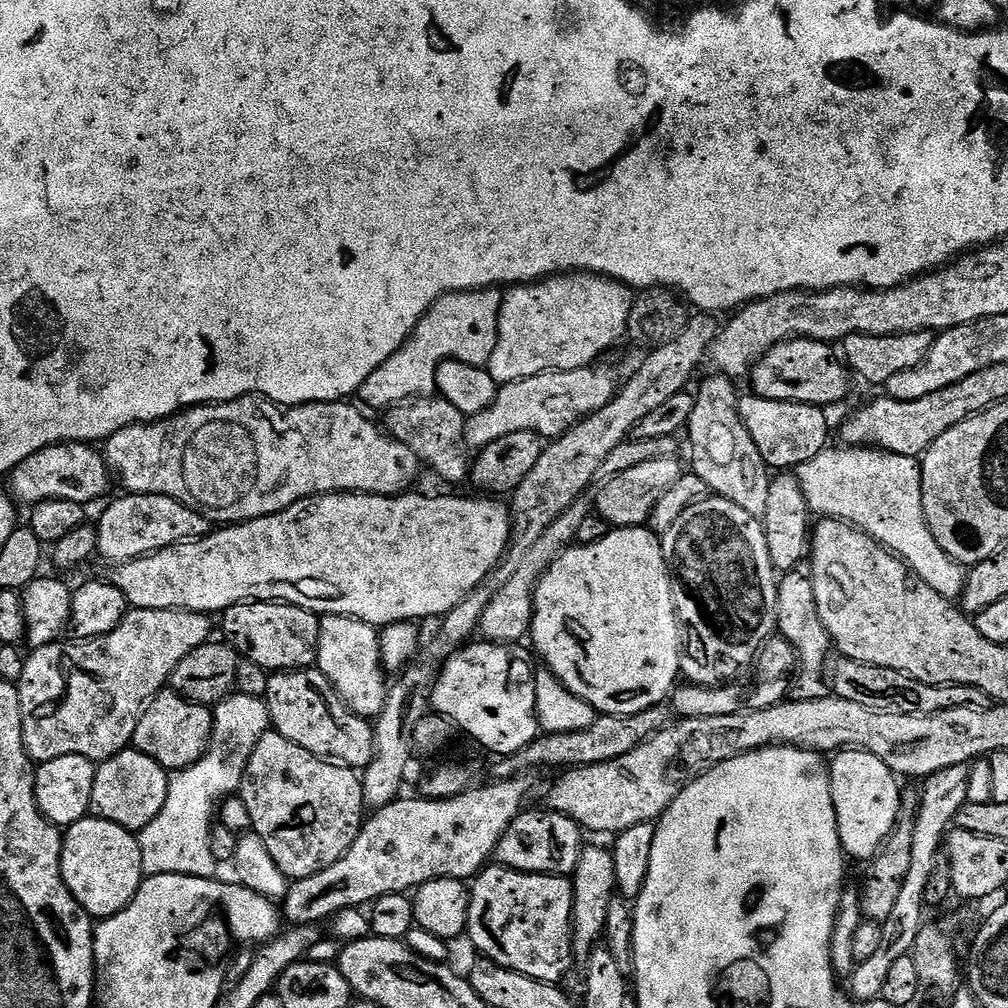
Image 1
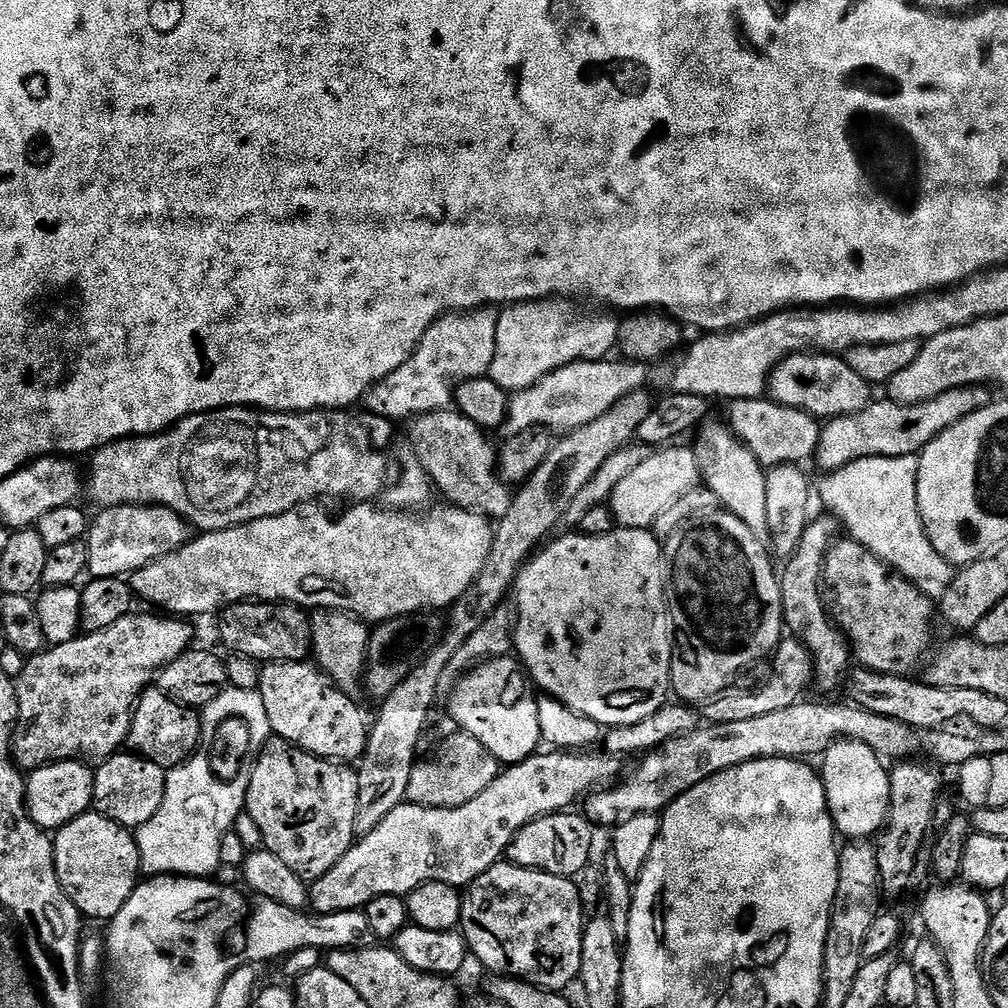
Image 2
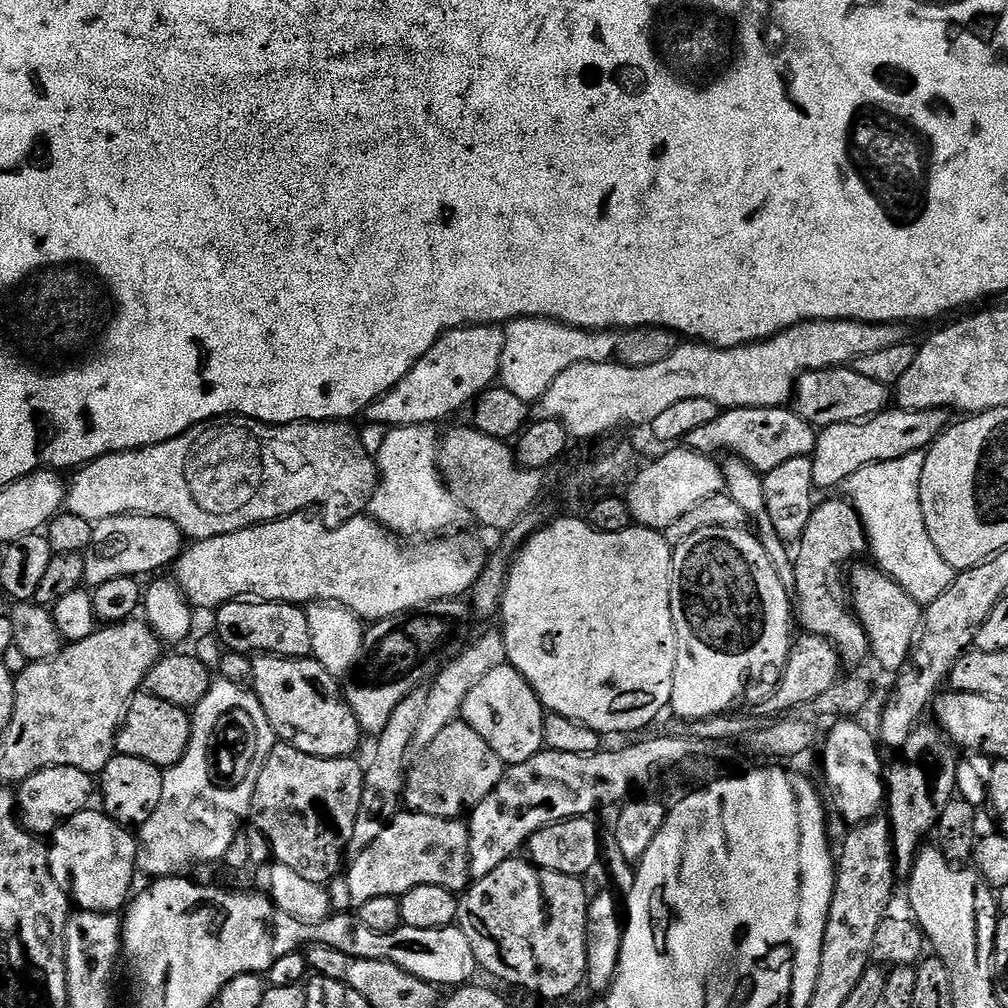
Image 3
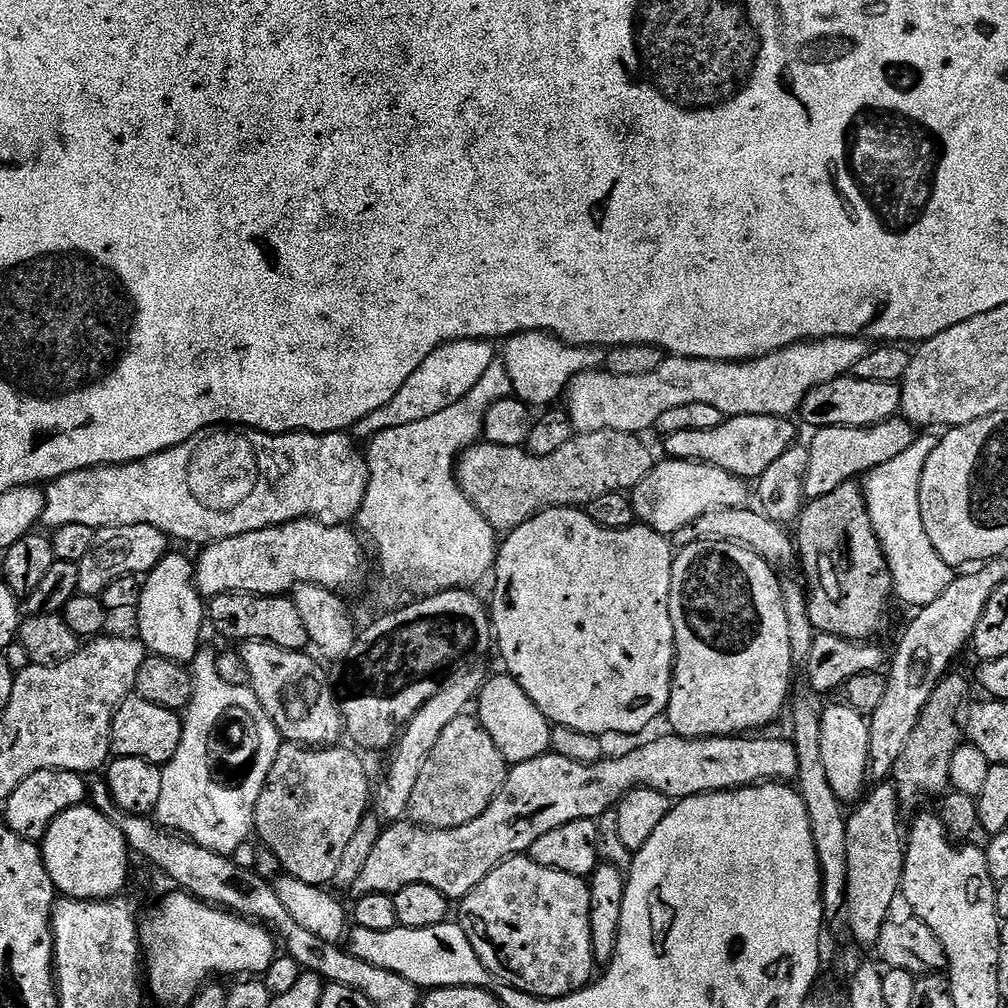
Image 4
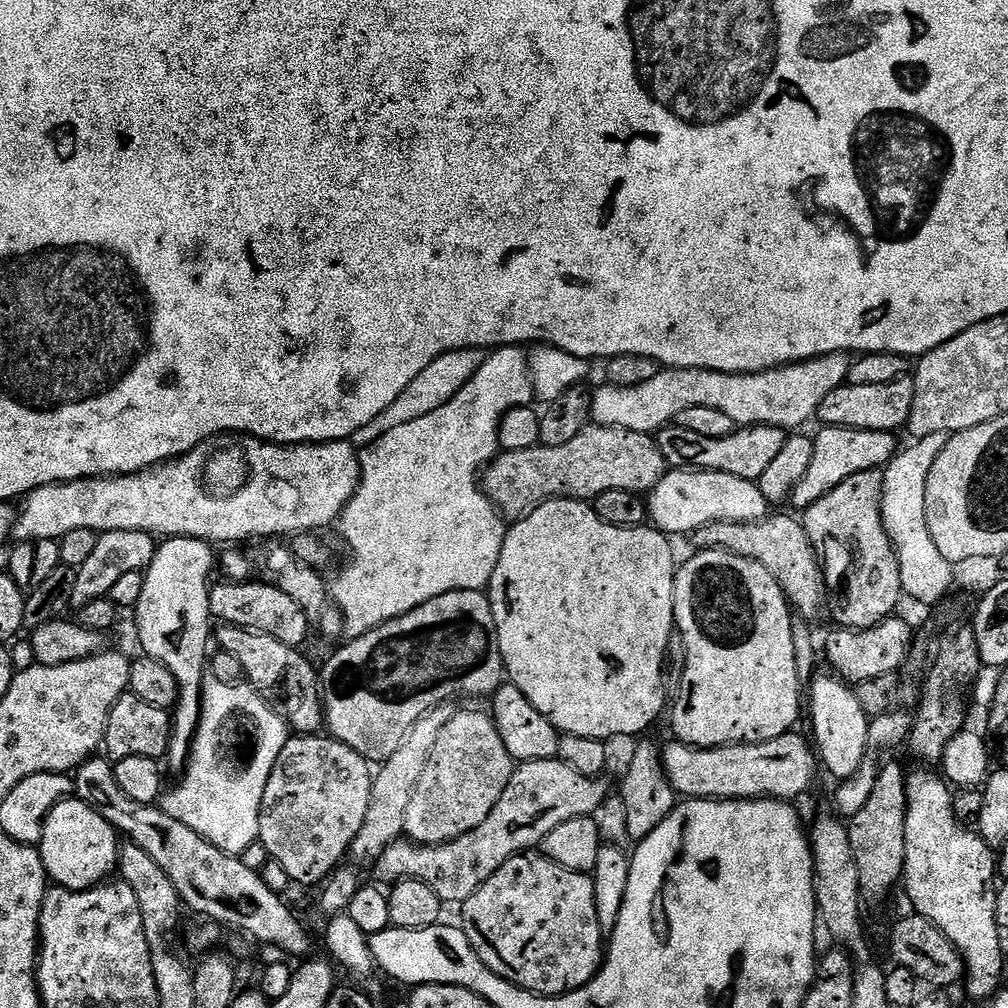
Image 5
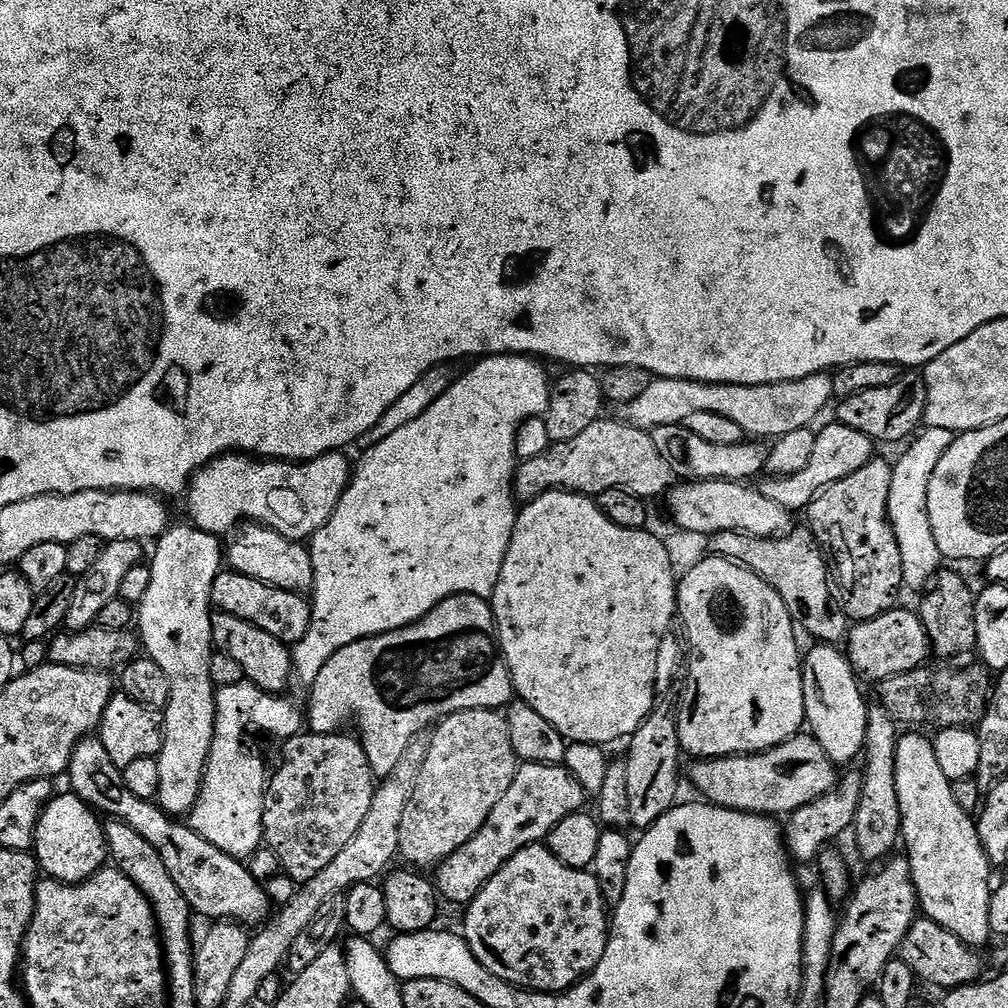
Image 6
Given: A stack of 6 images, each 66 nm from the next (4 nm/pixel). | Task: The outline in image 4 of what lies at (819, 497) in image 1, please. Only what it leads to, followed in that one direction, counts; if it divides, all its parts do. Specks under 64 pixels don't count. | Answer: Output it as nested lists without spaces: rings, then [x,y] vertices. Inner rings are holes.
[[[932,434],[917,435],[910,450],[898,454],[890,462],[870,470],[863,477],[862,487],[874,526],[874,534],[884,551],[888,569],[892,575],[892,591],[895,599],[909,604],[912,610],[930,606],[950,586],[954,579],[953,565],[942,562],[942,554],[930,546],[926,526],[922,526],[922,506],[920,505],[920,483],[922,470],[926,470],[926,458],[934,454],[937,437]]]

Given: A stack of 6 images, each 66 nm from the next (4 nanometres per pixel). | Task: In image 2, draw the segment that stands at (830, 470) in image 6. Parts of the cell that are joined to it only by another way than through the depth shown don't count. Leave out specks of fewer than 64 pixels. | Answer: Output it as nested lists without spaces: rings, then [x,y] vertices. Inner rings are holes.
[[[971,384],[965,388],[948,390],[946,394],[938,394],[938,398],[917,404],[896,404],[887,398],[877,399],[858,414],[839,416],[821,427],[815,463],[820,463],[824,470],[831,470],[862,458],[915,456],[923,452],[927,444],[934,442],[938,434],[993,403],[994,396],[988,392],[991,391],[987,387]]]

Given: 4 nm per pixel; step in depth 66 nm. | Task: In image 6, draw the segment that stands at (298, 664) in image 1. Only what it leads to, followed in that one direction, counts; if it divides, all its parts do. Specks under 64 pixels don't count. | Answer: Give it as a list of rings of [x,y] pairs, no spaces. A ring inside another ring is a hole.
[[[221,570],[214,578],[212,608],[226,614],[234,614],[234,618],[242,618],[258,626],[258,630],[266,630],[266,634],[289,646],[295,646],[312,625],[311,603],[301,593],[278,590],[274,586],[231,570]]]

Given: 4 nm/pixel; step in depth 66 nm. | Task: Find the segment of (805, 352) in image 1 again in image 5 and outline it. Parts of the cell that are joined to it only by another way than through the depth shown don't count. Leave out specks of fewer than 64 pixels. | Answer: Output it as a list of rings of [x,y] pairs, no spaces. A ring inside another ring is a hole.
[[[899,376],[894,382],[883,386],[854,386],[846,383],[834,394],[829,394],[822,401],[818,413],[821,425],[829,428],[857,428],[871,432],[899,433],[907,425],[910,410],[914,406],[914,382],[912,376]]]

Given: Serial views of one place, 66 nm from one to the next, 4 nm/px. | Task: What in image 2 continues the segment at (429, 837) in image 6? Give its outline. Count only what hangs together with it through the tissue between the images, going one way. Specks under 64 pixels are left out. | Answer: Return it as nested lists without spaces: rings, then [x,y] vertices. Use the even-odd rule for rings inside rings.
[[[459,730],[453,733],[437,746],[436,753],[429,760],[417,759],[410,774],[407,803],[427,808],[466,806],[466,802],[478,798],[478,794],[482,794],[482,790],[500,776],[500,761],[490,754],[490,750],[486,750],[486,746],[482,746],[482,742],[478,742],[478,738]]]

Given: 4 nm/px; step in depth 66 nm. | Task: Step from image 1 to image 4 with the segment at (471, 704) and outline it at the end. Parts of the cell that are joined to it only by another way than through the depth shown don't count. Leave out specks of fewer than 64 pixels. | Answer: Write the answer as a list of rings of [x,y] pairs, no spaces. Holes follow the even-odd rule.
[[[501,674],[493,678],[485,679],[484,687],[481,688],[478,697],[478,719],[480,725],[494,738],[494,746],[502,750],[505,760],[509,765],[521,764],[530,758],[538,758],[545,755],[552,747],[553,725],[530,702],[526,690],[518,686],[513,676]]]

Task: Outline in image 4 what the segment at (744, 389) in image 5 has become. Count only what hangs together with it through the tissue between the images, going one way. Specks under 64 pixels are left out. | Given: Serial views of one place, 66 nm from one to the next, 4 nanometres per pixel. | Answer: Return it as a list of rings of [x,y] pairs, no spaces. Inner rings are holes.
[[[835,336],[821,340],[803,340],[800,344],[791,344],[757,360],[699,360],[685,356],[668,356],[662,362],[662,366],[658,366],[658,370],[650,370],[650,374],[619,376],[607,370],[593,370],[578,374],[569,384],[566,393],[566,401],[568,400],[566,411],[577,433],[618,430],[644,434],[647,428],[650,430],[656,428],[658,418],[662,418],[666,410],[675,410],[677,406],[690,406],[693,402],[714,406],[717,410],[722,410],[725,418],[746,414],[792,418],[799,413],[802,402],[806,394],[810,394],[810,390],[849,375],[856,369],[858,362],[866,358],[868,351],[870,344],[863,336]]]

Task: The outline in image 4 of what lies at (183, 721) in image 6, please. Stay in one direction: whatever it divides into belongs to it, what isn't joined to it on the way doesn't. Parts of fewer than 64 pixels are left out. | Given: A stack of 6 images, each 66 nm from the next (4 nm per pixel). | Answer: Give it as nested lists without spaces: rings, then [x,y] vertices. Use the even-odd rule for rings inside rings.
[[[169,554],[165,556],[162,562],[158,562],[156,569],[147,573],[146,579],[143,581],[140,590],[140,607],[135,609],[135,616],[136,624],[140,627],[138,639],[151,655],[181,662],[195,660],[196,653],[202,647],[200,631],[203,630],[204,624],[206,628],[206,600],[196,589],[193,561],[191,559],[188,561],[184,556]]]

